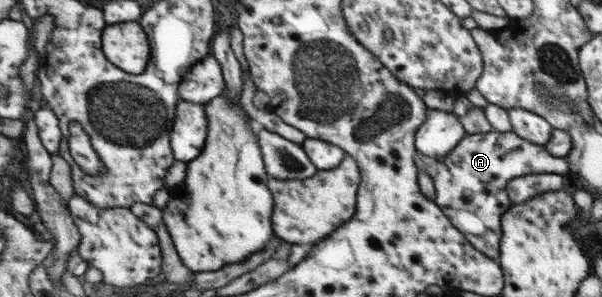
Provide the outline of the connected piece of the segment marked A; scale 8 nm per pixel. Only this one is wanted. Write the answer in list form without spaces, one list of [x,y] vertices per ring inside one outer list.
[[[512,132],[466,134],[451,151],[451,154],[444,156],[444,158],[430,158],[416,153],[414,159],[418,170],[428,173],[428,176],[433,179],[434,202],[443,210],[443,214],[451,220],[459,232],[463,233],[472,247],[477,248],[485,256],[489,256],[495,261],[499,256],[500,216],[511,206],[506,190],[511,179],[529,174],[550,173],[566,176],[570,174],[570,168],[564,158],[552,156],[544,146],[521,139]]]

